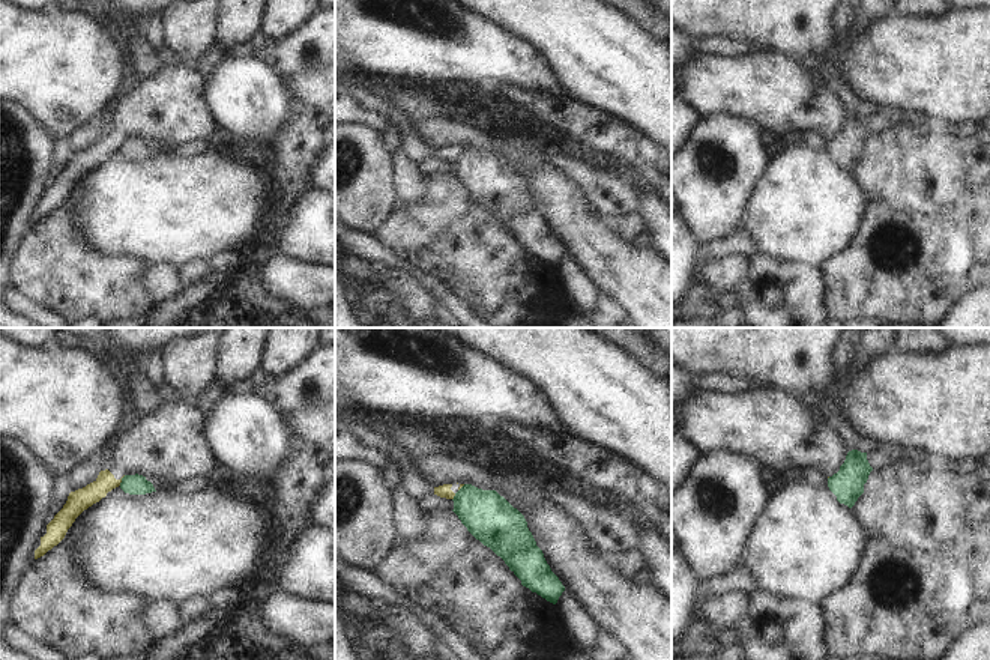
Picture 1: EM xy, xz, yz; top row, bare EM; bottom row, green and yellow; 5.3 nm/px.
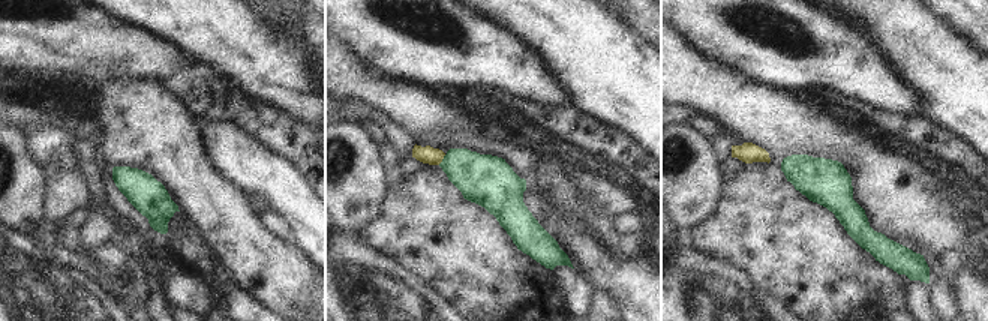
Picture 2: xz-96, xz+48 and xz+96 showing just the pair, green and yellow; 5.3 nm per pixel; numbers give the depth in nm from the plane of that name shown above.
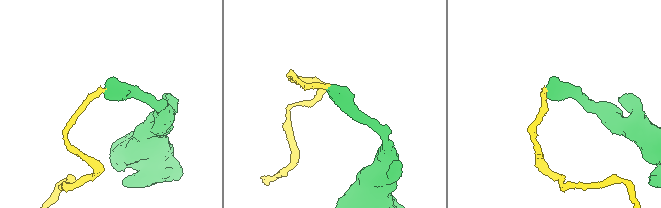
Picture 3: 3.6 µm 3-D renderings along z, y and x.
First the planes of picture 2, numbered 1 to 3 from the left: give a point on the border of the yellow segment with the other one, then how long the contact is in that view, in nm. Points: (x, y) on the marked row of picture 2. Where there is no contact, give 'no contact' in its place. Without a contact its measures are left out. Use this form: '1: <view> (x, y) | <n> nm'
1: no contact
2: xz+48 (443, 159) | 70 nm
3: no contact

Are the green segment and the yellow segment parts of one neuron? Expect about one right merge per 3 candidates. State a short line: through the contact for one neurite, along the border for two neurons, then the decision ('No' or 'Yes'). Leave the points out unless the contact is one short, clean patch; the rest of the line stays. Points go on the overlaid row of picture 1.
Line: xy (125, 475), (119, 484). No.

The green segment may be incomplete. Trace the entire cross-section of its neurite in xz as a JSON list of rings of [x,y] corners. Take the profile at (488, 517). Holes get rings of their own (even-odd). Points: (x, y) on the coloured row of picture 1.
[[[464,484],[454,496],[454,513],[467,531],[500,556],[521,585],[556,604],[565,586],[536,546],[524,516],[496,490]]]

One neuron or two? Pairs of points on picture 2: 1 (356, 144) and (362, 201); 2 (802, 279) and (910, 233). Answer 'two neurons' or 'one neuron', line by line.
1: one neuron
2: two neurons

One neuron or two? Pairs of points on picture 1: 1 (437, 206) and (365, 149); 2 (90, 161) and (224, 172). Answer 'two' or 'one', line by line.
1: two
2: two

